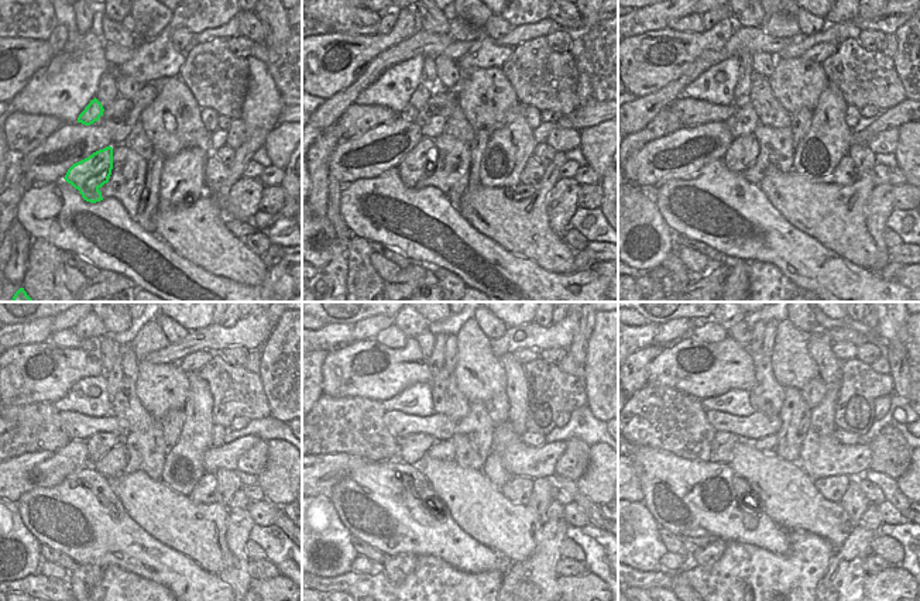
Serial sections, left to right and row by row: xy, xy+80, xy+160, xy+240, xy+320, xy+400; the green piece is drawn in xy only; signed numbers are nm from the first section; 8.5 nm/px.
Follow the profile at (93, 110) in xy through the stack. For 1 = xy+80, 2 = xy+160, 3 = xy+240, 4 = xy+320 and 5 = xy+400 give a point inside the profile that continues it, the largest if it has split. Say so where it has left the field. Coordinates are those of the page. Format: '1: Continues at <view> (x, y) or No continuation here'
1: Continues at xy+80 (419, 98)
2: Continues at xy+160 (741, 92)
3: Continues at xy+240 (114, 374)
4: Continues at xy+320 (436, 361)
5: Continues at xy+400 (758, 330).

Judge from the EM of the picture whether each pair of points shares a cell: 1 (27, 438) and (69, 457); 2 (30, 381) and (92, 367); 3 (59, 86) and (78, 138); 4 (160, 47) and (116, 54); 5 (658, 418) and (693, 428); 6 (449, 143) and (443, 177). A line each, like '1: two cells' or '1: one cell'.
1: two cells
2: one cell
3: two cells
4: two cells
5: one cell
6: one cell

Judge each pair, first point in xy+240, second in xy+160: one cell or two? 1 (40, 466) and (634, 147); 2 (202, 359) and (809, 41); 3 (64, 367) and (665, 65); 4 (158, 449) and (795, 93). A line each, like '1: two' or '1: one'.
1: two
2: two
3: one
4: two

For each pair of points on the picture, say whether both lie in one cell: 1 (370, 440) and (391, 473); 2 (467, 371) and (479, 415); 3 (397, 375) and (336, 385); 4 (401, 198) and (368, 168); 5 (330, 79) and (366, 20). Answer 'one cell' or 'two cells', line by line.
1: two cells
2: two cells
3: one cell
4: two cells
5: two cells

